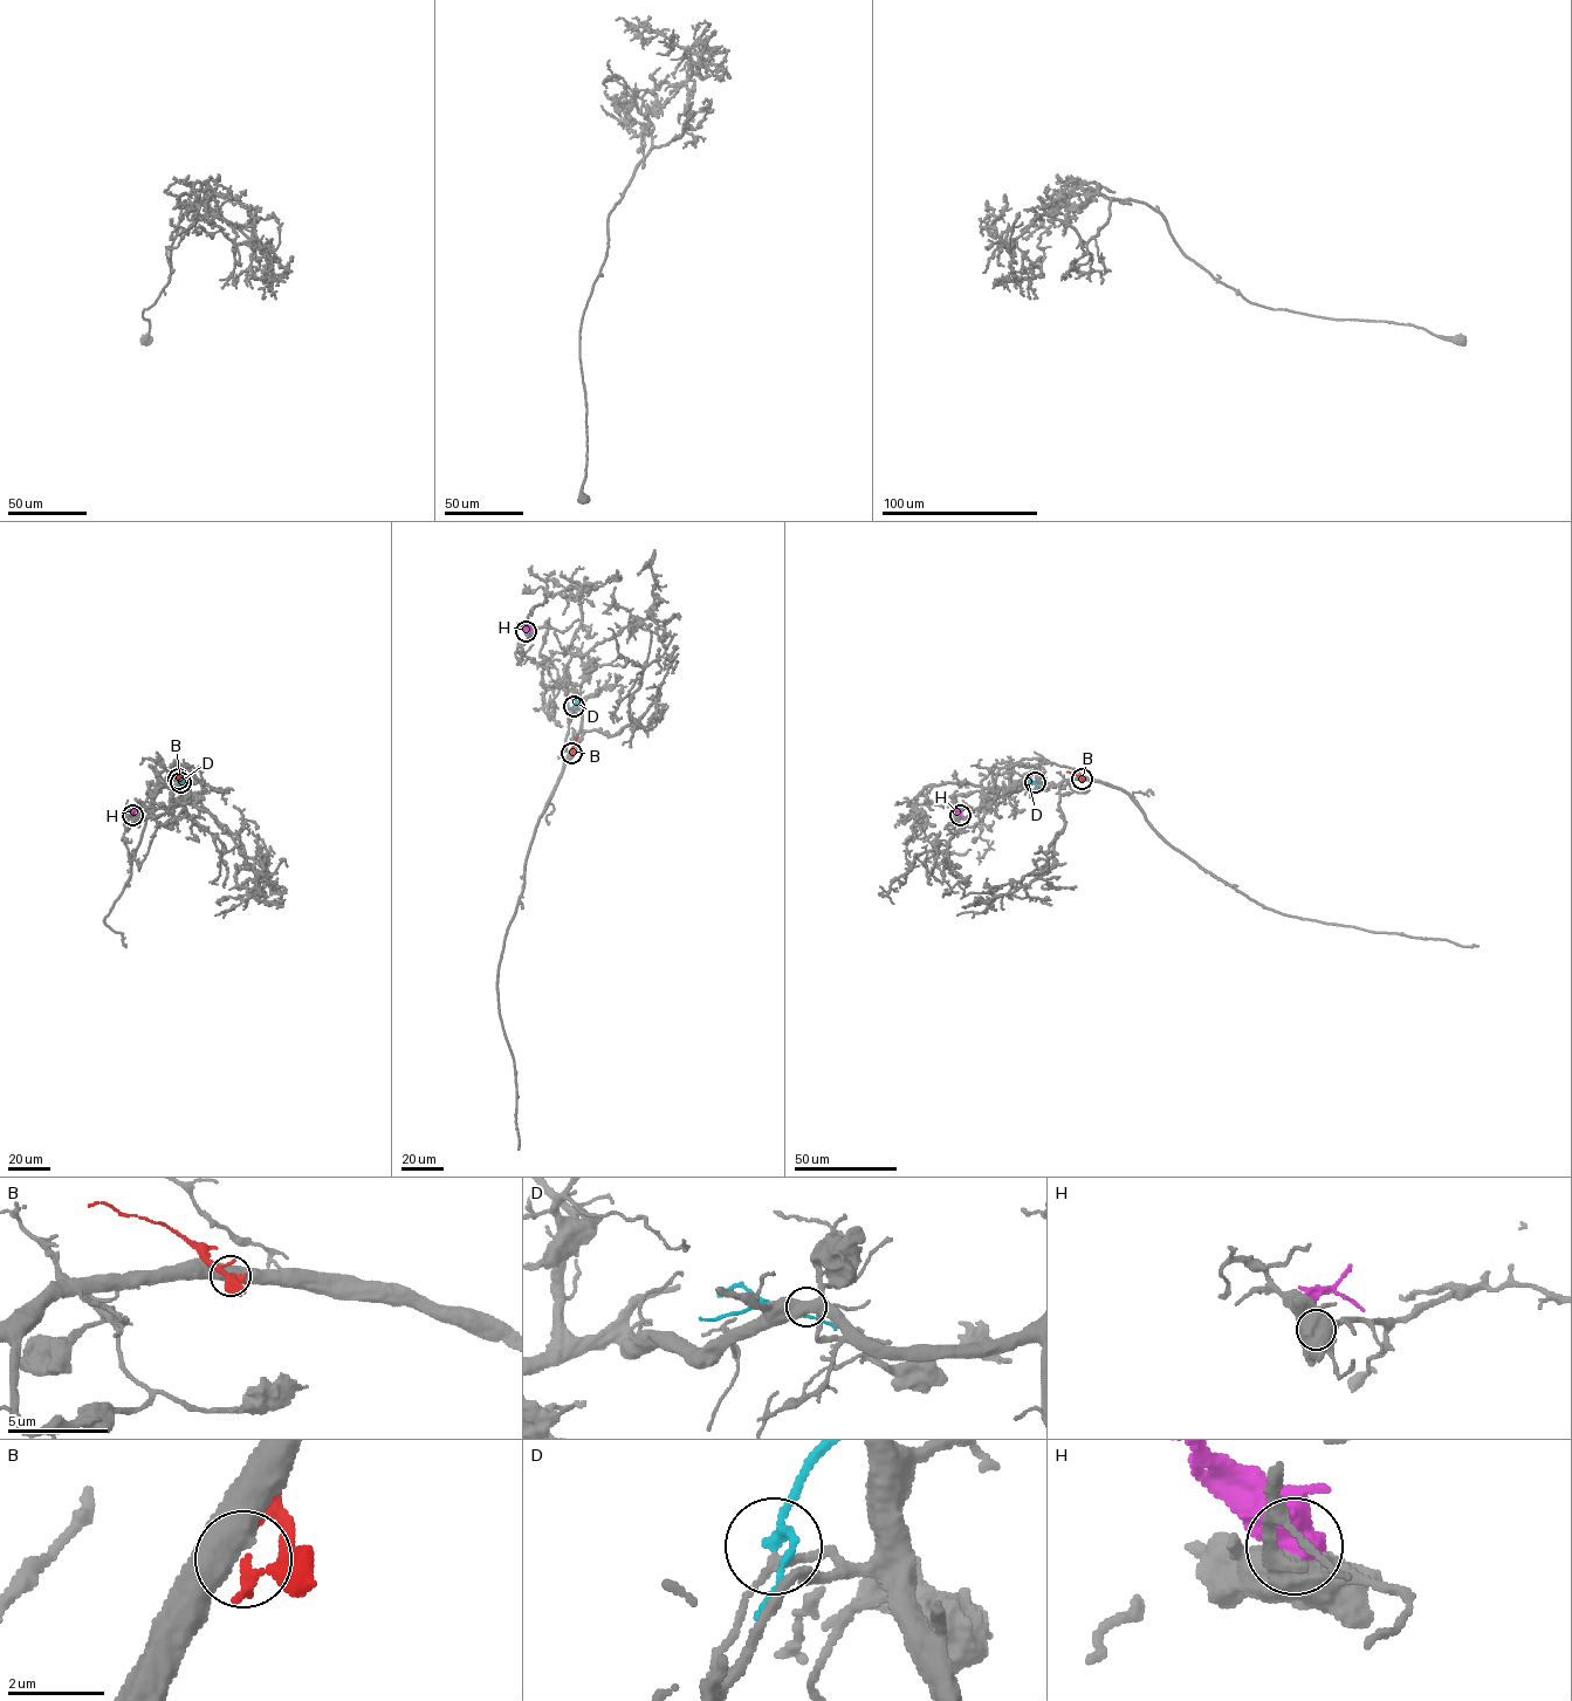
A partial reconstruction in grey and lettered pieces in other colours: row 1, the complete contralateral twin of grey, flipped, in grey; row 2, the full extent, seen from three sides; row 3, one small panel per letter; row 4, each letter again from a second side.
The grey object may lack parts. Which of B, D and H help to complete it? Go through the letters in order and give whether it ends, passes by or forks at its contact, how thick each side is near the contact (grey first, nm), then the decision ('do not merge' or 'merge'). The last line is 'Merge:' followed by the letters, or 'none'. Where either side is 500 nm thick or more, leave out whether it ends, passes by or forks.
B: 550/260 nm | do not merge
D: it passes by | 150/190 nm | do not merge
H: 550/750 nm | do not merge
Merge: none

